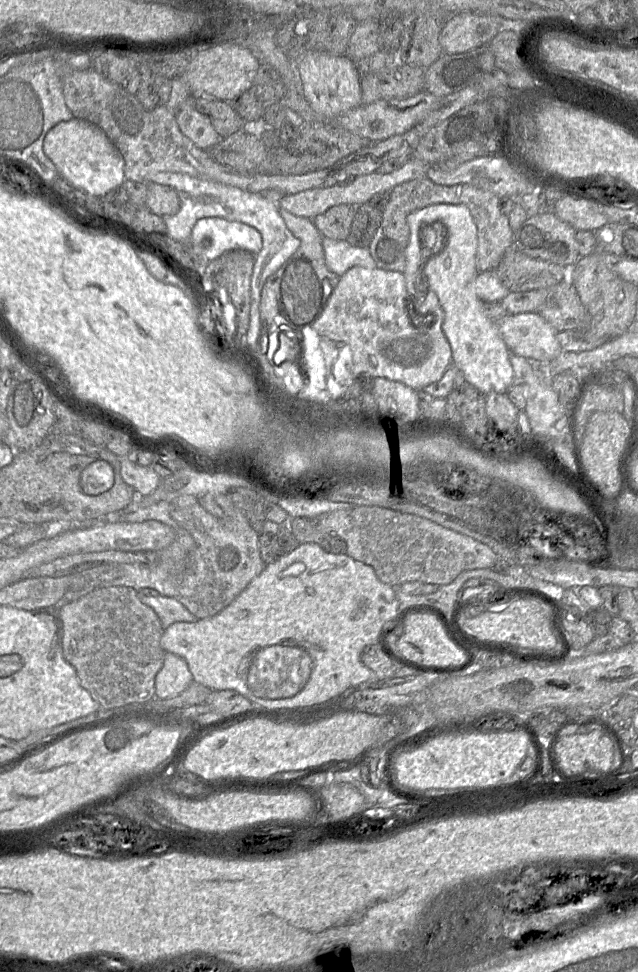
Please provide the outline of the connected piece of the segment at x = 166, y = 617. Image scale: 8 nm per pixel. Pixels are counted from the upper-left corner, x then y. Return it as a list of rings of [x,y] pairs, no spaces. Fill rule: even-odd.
[[[138,593],[139,600],[151,607],[162,622],[163,629],[175,622],[194,622],[197,618],[176,597],[147,596]]]

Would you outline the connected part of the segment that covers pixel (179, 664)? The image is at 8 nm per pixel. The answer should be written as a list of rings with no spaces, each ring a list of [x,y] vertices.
[[[165,652],[163,666],[155,677],[155,698],[175,697],[193,681],[187,662],[172,652]]]

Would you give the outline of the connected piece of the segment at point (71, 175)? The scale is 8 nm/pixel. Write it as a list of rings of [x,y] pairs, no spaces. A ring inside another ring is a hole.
[[[72,118],[56,124],[43,140],[43,151],[60,176],[92,196],[103,196],[125,181],[123,156],[106,133],[87,120]]]

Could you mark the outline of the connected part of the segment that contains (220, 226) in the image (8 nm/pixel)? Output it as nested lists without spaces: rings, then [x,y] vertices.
[[[219,217],[199,219],[190,236],[193,252],[212,261],[236,247],[258,253],[262,248],[261,234],[244,223]]]

